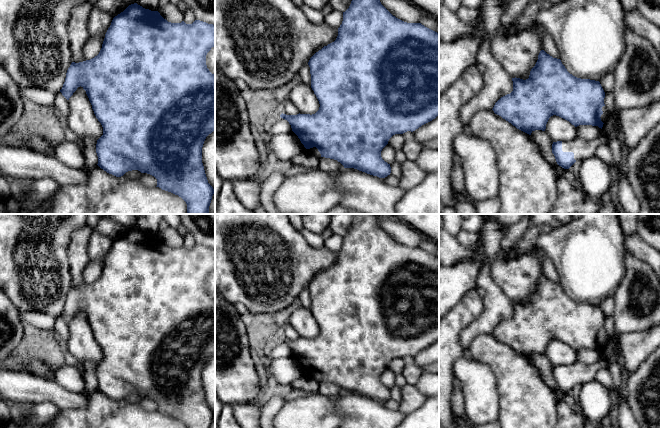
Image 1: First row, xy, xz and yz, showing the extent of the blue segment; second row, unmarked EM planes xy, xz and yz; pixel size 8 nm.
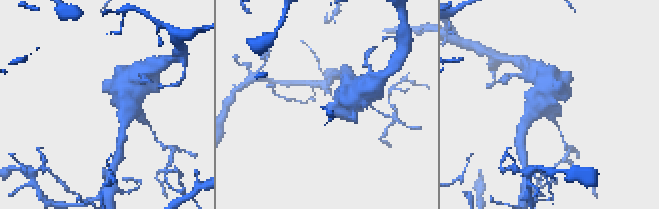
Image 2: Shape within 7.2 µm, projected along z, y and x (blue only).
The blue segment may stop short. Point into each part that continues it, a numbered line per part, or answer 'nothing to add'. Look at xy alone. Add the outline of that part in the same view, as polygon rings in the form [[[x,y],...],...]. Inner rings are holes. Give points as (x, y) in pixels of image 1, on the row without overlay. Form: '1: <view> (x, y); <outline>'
nothing to add

